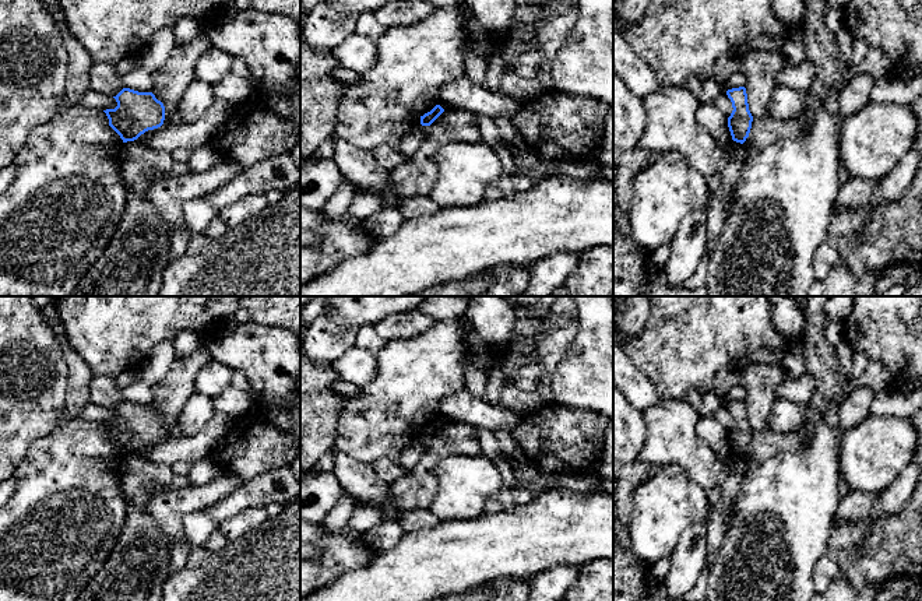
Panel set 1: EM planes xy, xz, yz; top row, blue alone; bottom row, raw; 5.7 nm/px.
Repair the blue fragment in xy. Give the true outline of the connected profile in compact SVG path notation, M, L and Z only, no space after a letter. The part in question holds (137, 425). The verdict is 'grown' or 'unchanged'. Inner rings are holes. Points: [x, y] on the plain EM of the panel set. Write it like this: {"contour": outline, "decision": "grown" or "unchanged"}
{"contour": "M123 401L116 410L115 422L103 423L109 439L123 456L134 454L148 443L158 442L165 433L165 419L152 405Z", "decision": "unchanged"}

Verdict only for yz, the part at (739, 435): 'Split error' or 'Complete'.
Complete

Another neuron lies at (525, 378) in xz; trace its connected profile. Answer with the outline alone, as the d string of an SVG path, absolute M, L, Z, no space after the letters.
M539 363L522 365L513 370L506 379L506 384L517 387L524 391L535 391L541 377L543 376L543 368Z

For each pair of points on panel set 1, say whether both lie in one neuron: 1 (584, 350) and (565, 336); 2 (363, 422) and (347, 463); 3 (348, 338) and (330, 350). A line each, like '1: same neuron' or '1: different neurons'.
1: different neurons
2: different neurons
3: same neuron

